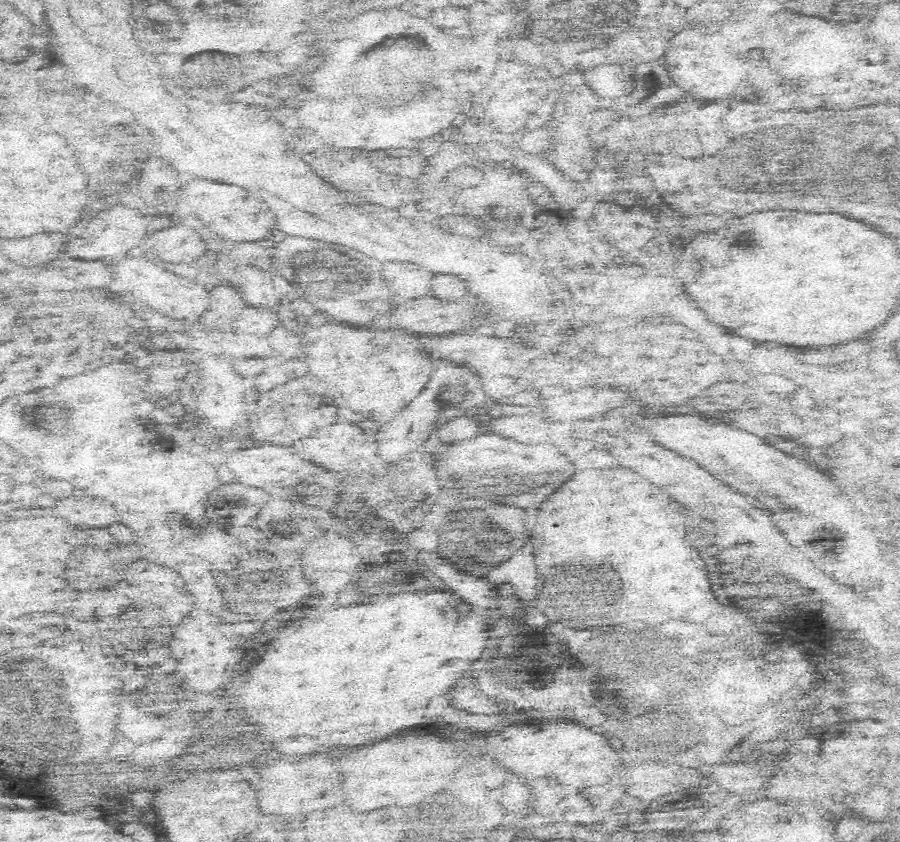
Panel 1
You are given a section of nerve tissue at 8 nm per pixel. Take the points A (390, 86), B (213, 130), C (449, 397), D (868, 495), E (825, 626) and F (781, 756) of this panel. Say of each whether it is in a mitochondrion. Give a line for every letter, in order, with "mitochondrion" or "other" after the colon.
A: mitochondrion
B: other
C: mitochondrion
D: other
E: mitochondrion
F: other

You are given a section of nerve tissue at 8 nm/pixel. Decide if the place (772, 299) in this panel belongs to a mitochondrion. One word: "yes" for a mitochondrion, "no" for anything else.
no

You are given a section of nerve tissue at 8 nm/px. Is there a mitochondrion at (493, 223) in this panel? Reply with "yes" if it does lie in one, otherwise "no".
yes

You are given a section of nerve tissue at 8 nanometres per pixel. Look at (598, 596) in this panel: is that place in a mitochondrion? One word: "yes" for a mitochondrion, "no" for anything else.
yes

